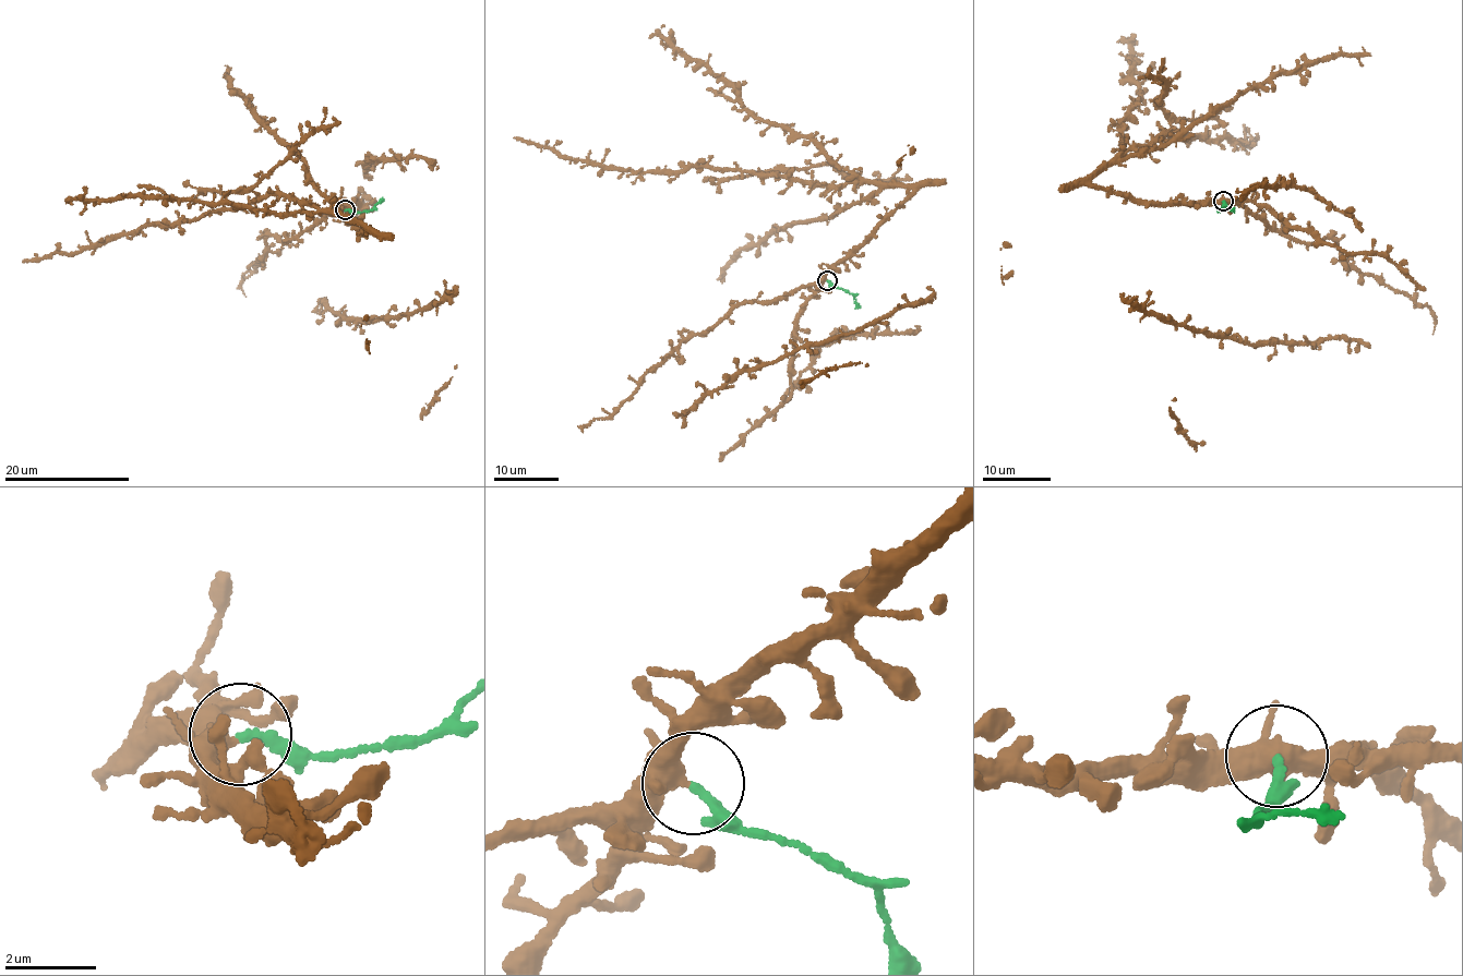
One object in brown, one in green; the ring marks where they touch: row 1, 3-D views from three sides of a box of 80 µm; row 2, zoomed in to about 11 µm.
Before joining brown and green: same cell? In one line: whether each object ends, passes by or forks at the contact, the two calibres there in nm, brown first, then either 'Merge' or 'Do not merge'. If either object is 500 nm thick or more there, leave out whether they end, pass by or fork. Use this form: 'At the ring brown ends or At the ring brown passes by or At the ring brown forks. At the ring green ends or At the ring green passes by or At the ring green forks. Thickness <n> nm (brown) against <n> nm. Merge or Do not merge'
At the ring brown forks. At the ring green ends. Thickness 320 nm (brown) against 220 nm. Do not merge

